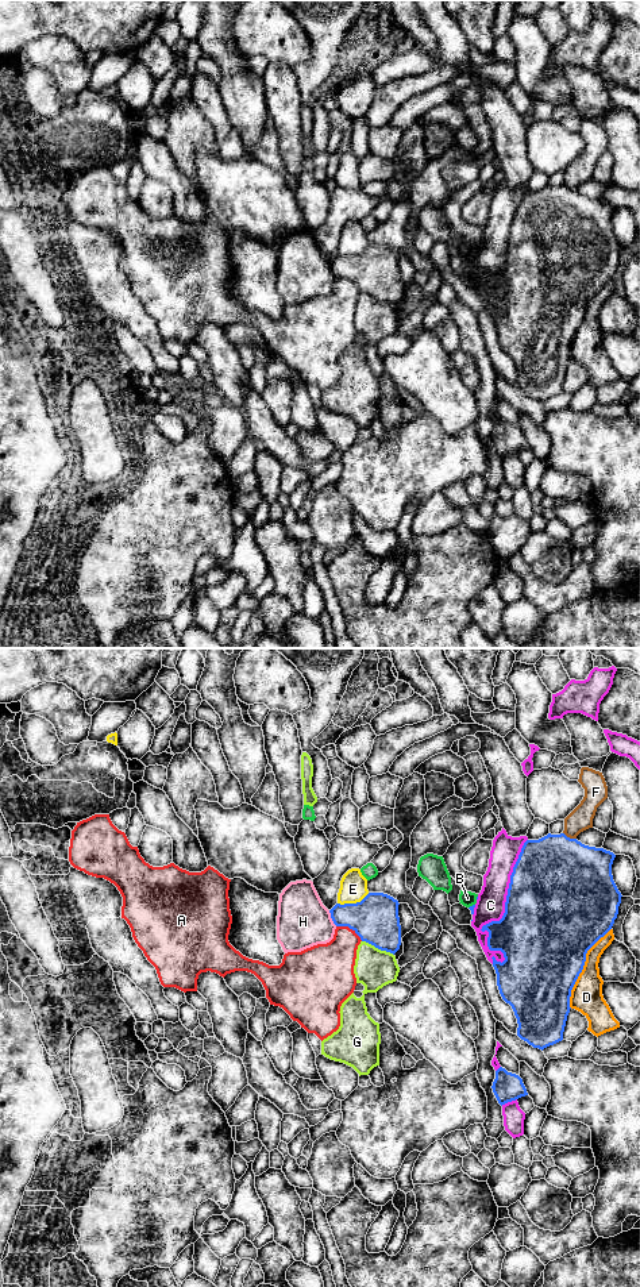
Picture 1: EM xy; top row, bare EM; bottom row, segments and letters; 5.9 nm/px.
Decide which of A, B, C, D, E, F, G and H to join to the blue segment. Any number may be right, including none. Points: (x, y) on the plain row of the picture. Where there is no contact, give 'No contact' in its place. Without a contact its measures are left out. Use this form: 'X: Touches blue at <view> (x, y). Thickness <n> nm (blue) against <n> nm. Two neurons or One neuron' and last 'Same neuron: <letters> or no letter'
A: Touches blue at xy (350, 280). Thickness 280 nm (blue) against 260 nm. Two neurons
B: Touches blue at xy (473, 257). Thickness 30 nm (blue) against 90 nm. Two neurons
C: Touches blue at xy (502, 269). Thickness 500 nm (blue) against 180 nm. Two neurons
D: Touches blue at xy (582, 320). Thickness 480 nm (blue) against 190 nm. Two neurons
E: Touches blue at xy (353, 255). Thickness 280 nm (blue) against 160 nm. Two neurons
F: Touches blue at xy (569, 189). Thickness 500 nm (blue) against 140 nm. Two neurons
G: Touches blue at xy (378, 300). Thickness 280 nm (blue) against 240 nm. Two neurons
H: Touches blue at xy (332, 270). Thickness 280 nm (blue) against 320 nm. Two neurons
Same neuron: no letter

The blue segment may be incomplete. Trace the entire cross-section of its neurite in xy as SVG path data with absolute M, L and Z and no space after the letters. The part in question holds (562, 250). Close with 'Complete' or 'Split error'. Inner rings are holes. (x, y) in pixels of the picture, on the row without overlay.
M564 185L551 186L539 190L539 192L527 192L521 200L518 211L513 219L513 224L510 227L510 235L508 240L506 254L505 254L505 265L500 273L491 273L482 278L482 284L487 282L487 298L490 303L501 303L504 305L505 312L497 313L493 308L493 319L497 325L497 338L502 351L509 355L514 363L517 370L517 388L527 393L533 400L544 401L550 397L554 397L563 392L563 384L567 373L567 367L570 365L570 348L571 342L583 321L586 313L587 303L601 290L604 289L613 278L614 271L618 266L618 258L621 255L621 244L618 243L613 227L612 227L612 216L616 207L604 200L589 199L578 193L577 190L570 190Z. Complete

